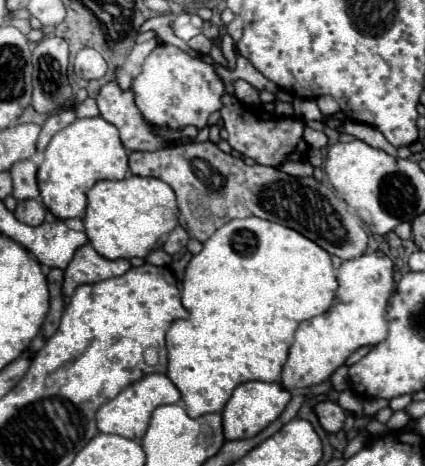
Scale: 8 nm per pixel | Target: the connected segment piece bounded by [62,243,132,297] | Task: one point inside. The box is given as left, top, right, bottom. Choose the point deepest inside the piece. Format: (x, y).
(87, 266)

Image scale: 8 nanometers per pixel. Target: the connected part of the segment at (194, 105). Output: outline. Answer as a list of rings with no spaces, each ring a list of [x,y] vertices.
[[[160,45],[146,57],[142,73],[132,81],[132,89],[136,93],[138,109],[154,125],[168,125],[170,129],[196,125],[202,129],[208,125],[210,113],[218,111],[222,105],[220,97],[224,93],[224,83],[214,67],[202,59],[190,57],[178,47]]]

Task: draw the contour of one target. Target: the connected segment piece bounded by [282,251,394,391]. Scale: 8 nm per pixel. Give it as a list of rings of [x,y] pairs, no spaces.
[[[382,251],[362,253],[360,257],[342,261],[336,269],[338,291],[332,307],[308,321],[302,321],[296,329],[294,343],[290,347],[288,361],[282,371],[282,385],[286,389],[306,389],[326,381],[348,355],[366,345],[376,345],[386,339],[386,307],[394,291],[394,263]]]

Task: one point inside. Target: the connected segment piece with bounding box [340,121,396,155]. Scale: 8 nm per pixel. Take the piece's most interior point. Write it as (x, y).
(365, 133)

